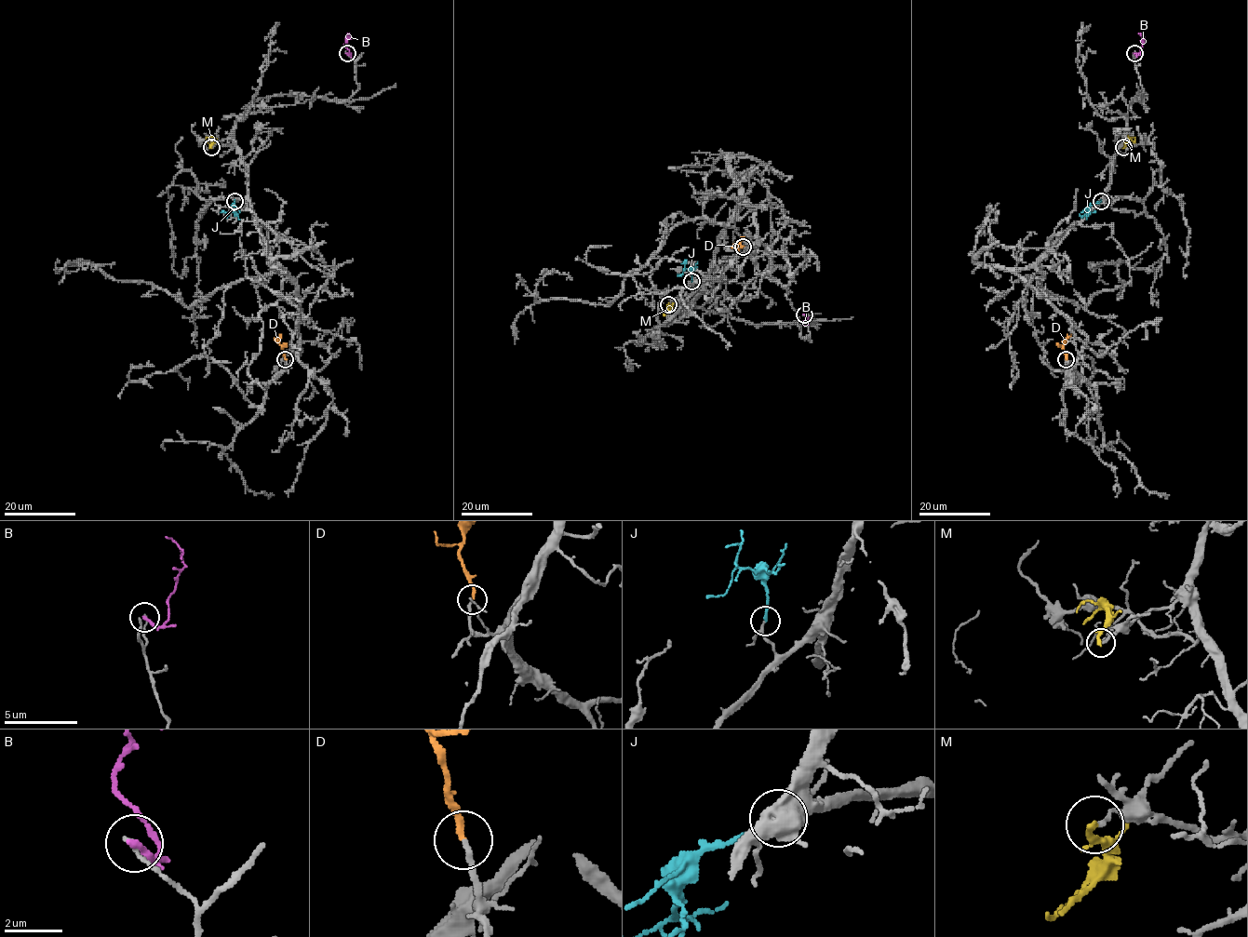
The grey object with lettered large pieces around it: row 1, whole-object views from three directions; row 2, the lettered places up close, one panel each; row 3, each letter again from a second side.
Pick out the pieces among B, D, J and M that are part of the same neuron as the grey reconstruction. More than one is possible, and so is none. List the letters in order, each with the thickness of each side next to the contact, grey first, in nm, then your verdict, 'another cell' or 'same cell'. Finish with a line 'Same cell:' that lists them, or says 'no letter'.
B: 140/240 nm | another cell
D: 200/220 nm | same cell
J: 110/170 nm | same cell
M: 150/200 nm | same cell
Same cell: D, J, M

